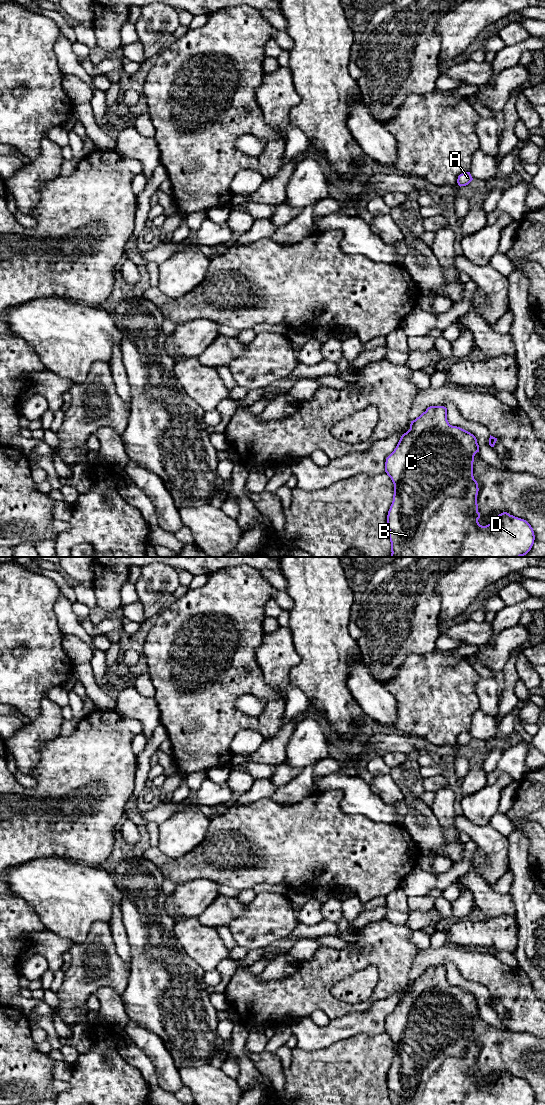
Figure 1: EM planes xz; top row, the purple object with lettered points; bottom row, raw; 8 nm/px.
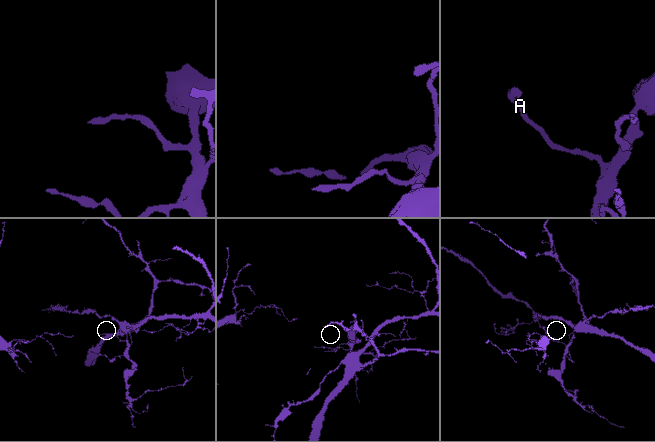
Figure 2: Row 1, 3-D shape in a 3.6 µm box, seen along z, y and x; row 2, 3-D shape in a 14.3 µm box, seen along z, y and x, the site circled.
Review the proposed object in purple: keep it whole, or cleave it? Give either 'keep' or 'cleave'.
keep

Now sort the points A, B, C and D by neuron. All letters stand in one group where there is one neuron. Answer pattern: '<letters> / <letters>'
A B C D

